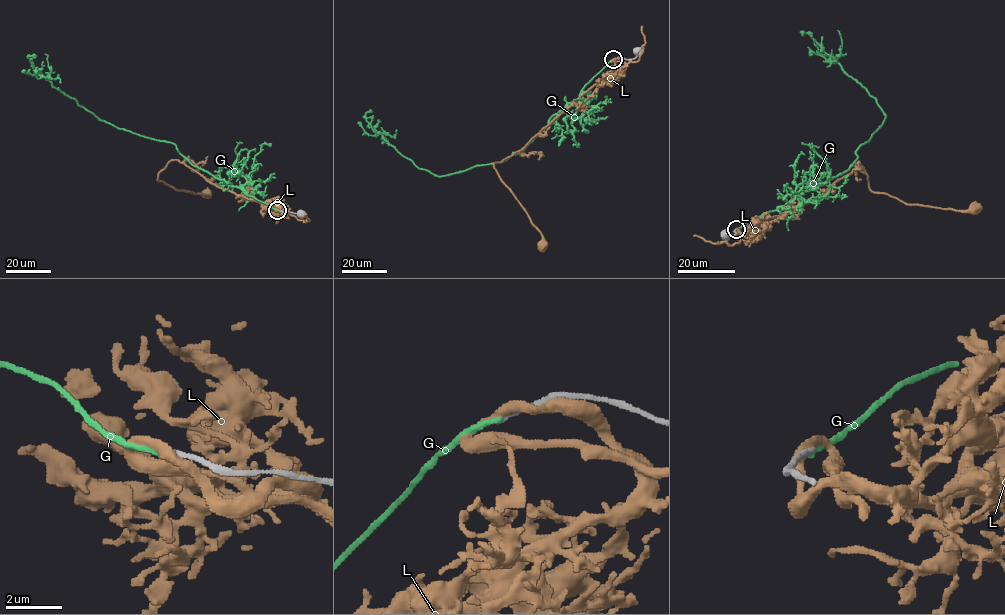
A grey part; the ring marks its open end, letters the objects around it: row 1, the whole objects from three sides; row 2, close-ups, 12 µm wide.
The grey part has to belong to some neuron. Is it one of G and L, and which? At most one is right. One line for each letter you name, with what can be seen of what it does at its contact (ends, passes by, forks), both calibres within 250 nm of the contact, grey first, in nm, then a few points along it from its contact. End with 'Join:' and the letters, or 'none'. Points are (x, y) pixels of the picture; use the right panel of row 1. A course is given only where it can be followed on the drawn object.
Join: none

